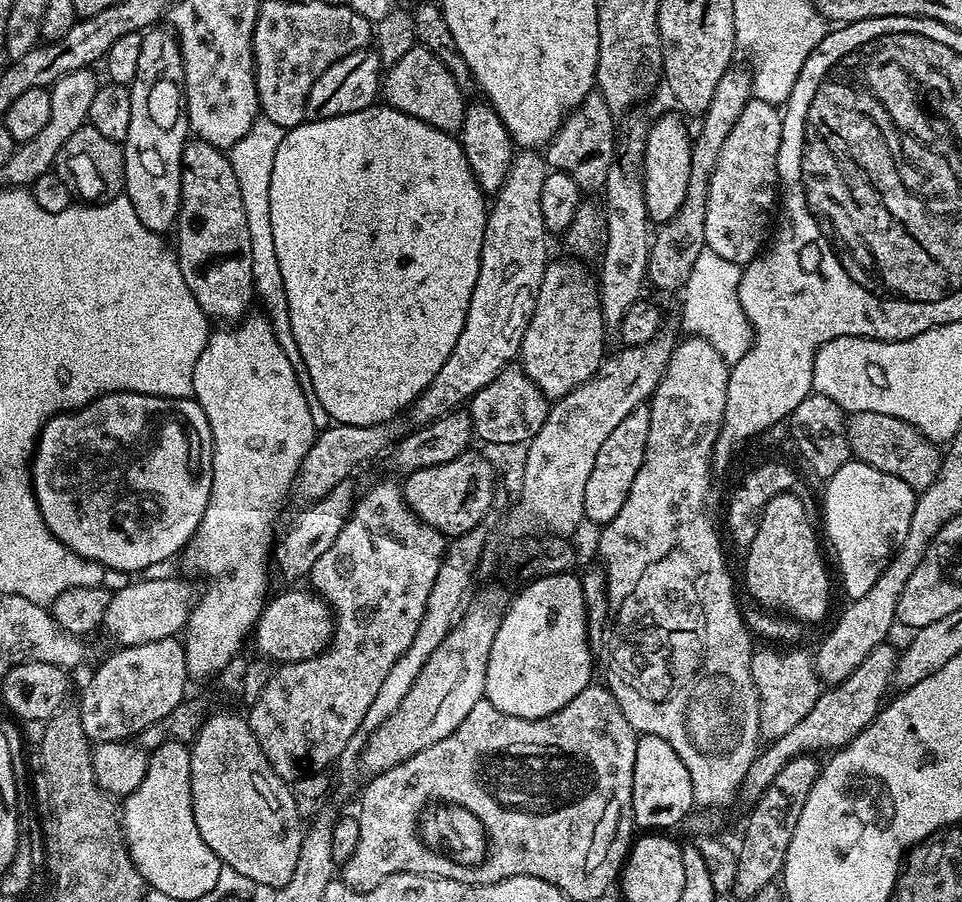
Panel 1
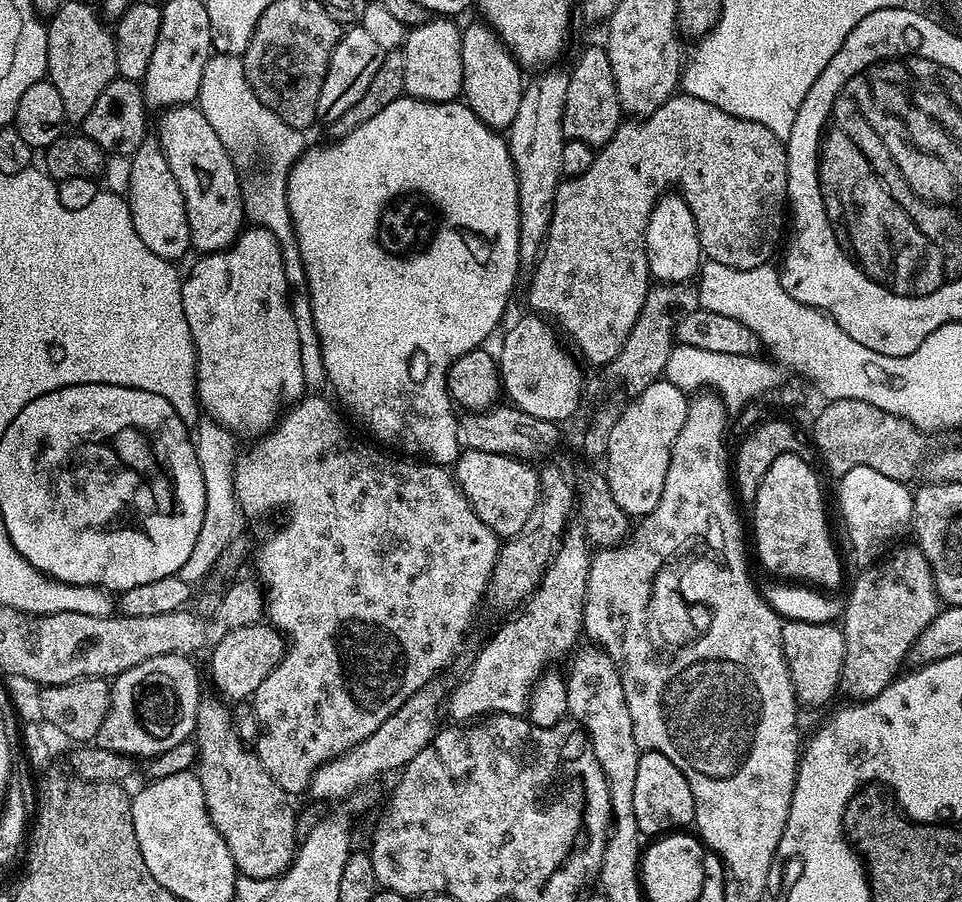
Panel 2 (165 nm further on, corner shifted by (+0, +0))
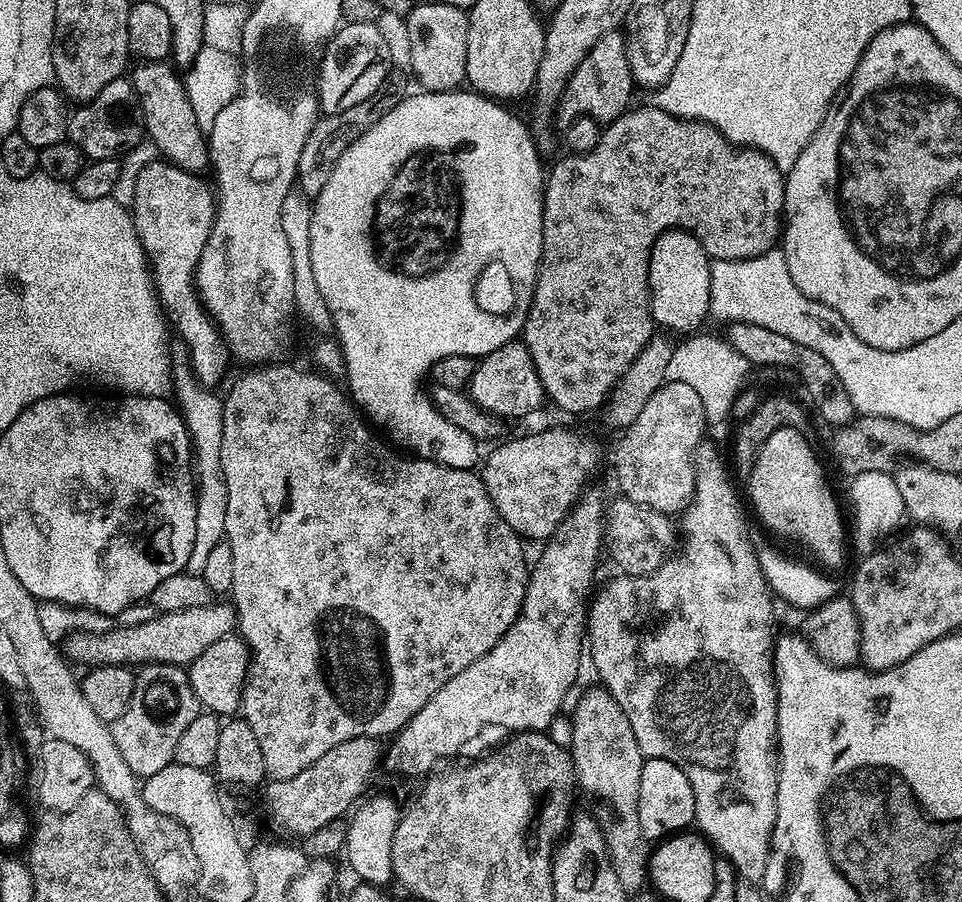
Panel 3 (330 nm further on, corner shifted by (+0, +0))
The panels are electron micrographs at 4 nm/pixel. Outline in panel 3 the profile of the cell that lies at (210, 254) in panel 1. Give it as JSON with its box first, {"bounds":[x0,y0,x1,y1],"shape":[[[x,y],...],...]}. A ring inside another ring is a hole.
{"bounds":[130,62,209,173],"shape":[[[140,62],[130,72],[132,88],[140,106],[140,118],[144,121],[147,139],[152,139],[151,147],[161,152],[167,163],[183,168],[185,172],[203,173],[209,167],[208,145],[205,133],[196,122],[194,108],[190,106],[184,81],[175,76],[164,62]]]}

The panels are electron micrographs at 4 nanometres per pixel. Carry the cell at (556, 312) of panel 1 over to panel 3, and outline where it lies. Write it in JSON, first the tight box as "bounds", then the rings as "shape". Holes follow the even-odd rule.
{"bounds":[466,342,544,416],"shape":[[[520,342],[502,346],[483,357],[473,367],[466,392],[477,409],[493,412],[496,416],[524,416],[534,411],[544,396],[540,380],[532,368],[532,359]]]}

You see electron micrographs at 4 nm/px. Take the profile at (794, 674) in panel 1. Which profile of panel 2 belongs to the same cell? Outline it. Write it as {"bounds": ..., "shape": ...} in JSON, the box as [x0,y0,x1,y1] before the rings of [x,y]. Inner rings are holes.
{"bounds":[780,620,844,708],"shape":[[[789,620],[781,623],[780,642],[784,651],[784,662],[788,667],[792,689],[801,705],[808,708],[820,708],[832,695],[837,695],[844,657],[844,634],[835,623],[811,624],[810,622]]]}

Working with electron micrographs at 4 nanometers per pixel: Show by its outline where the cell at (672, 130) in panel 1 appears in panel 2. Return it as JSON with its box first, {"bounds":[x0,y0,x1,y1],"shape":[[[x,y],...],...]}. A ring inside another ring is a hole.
{"bounds":[642,194,702,284],"shape":[[[676,194],[661,197],[659,203],[652,208],[648,225],[642,237],[642,256],[646,261],[646,272],[653,281],[661,284],[685,284],[699,273],[702,263],[698,226],[694,222],[694,214],[683,197]]]}

